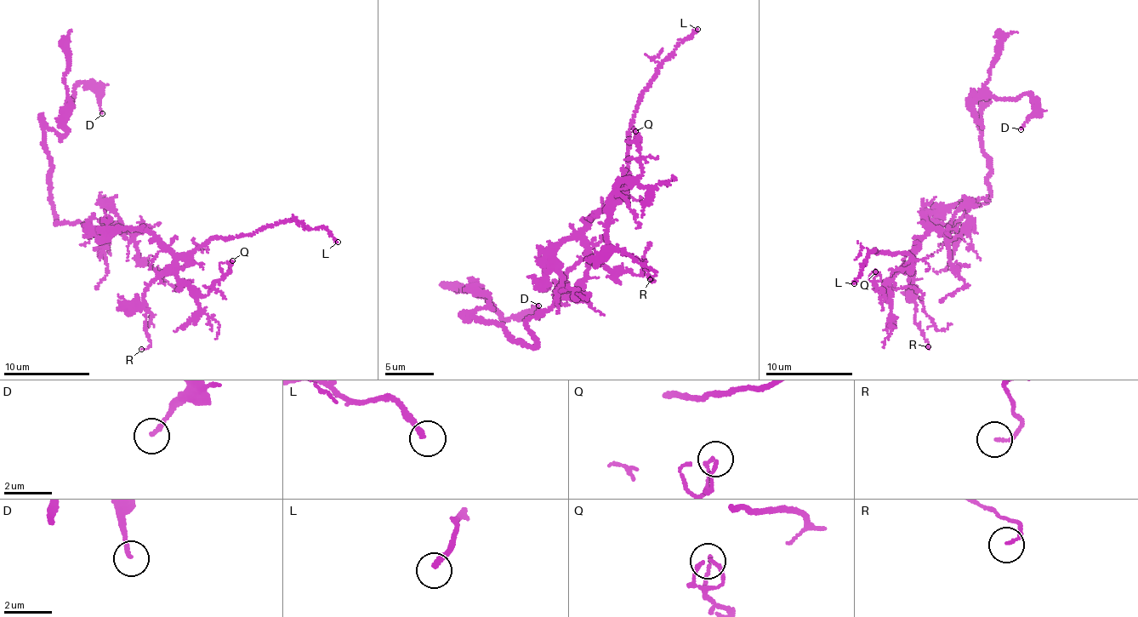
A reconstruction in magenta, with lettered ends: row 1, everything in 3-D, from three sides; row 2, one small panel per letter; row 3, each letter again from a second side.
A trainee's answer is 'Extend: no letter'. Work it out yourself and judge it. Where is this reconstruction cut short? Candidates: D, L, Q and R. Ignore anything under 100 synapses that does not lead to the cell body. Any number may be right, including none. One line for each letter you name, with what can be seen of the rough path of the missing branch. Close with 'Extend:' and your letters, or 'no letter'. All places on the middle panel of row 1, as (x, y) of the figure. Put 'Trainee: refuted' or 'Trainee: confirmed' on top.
Trainee: refuted
Extend: L

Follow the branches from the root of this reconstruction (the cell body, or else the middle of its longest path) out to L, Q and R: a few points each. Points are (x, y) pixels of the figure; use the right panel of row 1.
L: (954, 223), (932, 225), (924, 218), (930, 222), (918, 237), (915, 262), (907, 254), (869, 250), (854, 283)
Q: (954, 223), (932, 225), (924, 218), (924, 237), (888, 278), (887, 300), (869, 279), (875, 271)
R: (954, 223), (932, 225), (924, 218), (930, 222), (924, 237), (908, 265), (915, 324), (928, 346)

